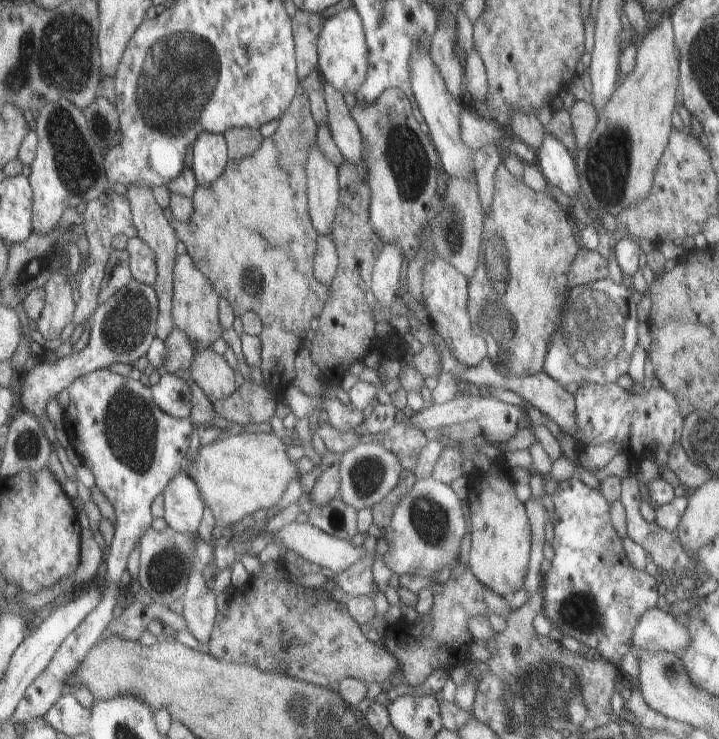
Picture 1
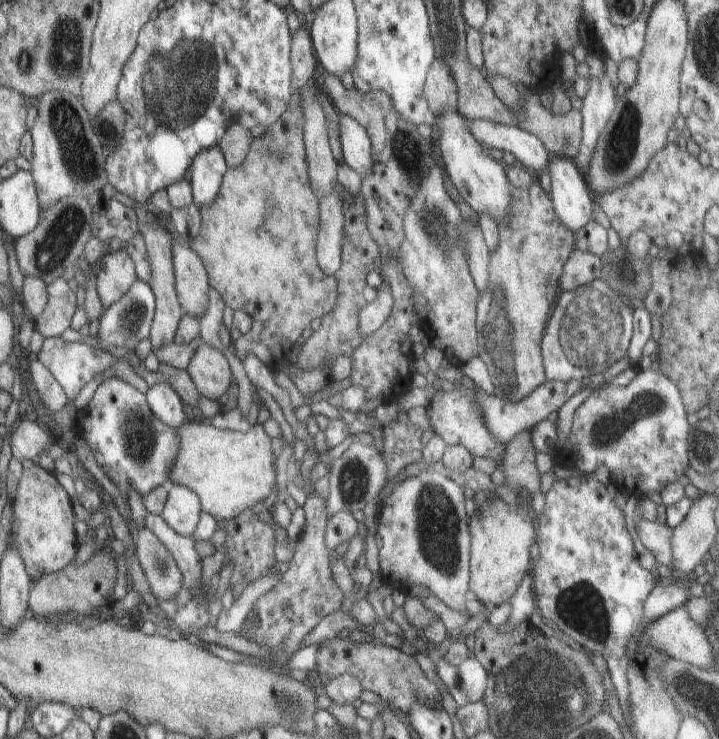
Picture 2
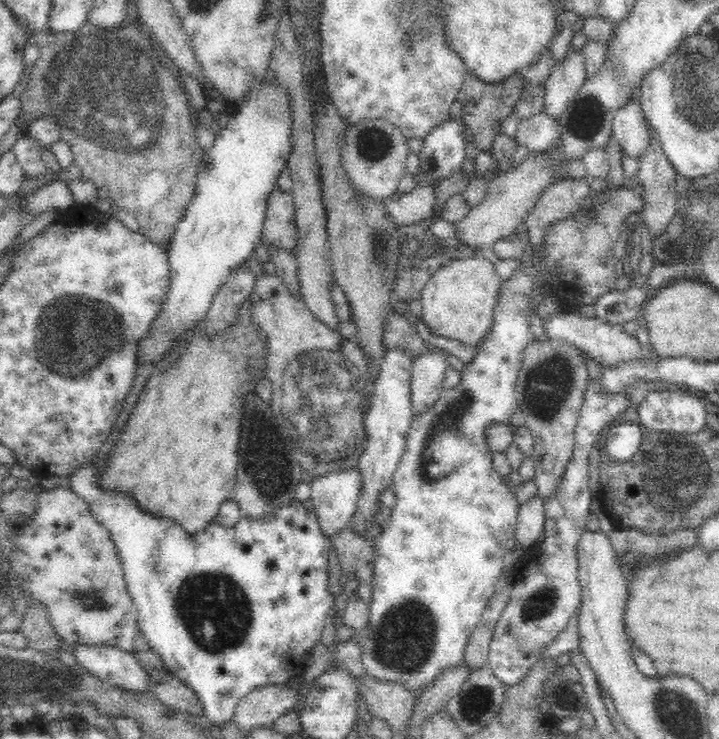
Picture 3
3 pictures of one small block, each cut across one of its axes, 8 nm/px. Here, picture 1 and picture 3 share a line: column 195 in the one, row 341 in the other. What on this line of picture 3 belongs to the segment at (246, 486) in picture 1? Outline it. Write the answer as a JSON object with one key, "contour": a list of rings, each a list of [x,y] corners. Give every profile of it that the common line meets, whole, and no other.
{"contour":[[[446,258],[446,264],[432,272],[430,280],[422,290],[422,320],[432,334],[444,340],[460,342],[462,346],[478,348],[484,342],[496,324],[496,308],[500,304],[500,280],[494,264],[484,258],[454,260]]]}

